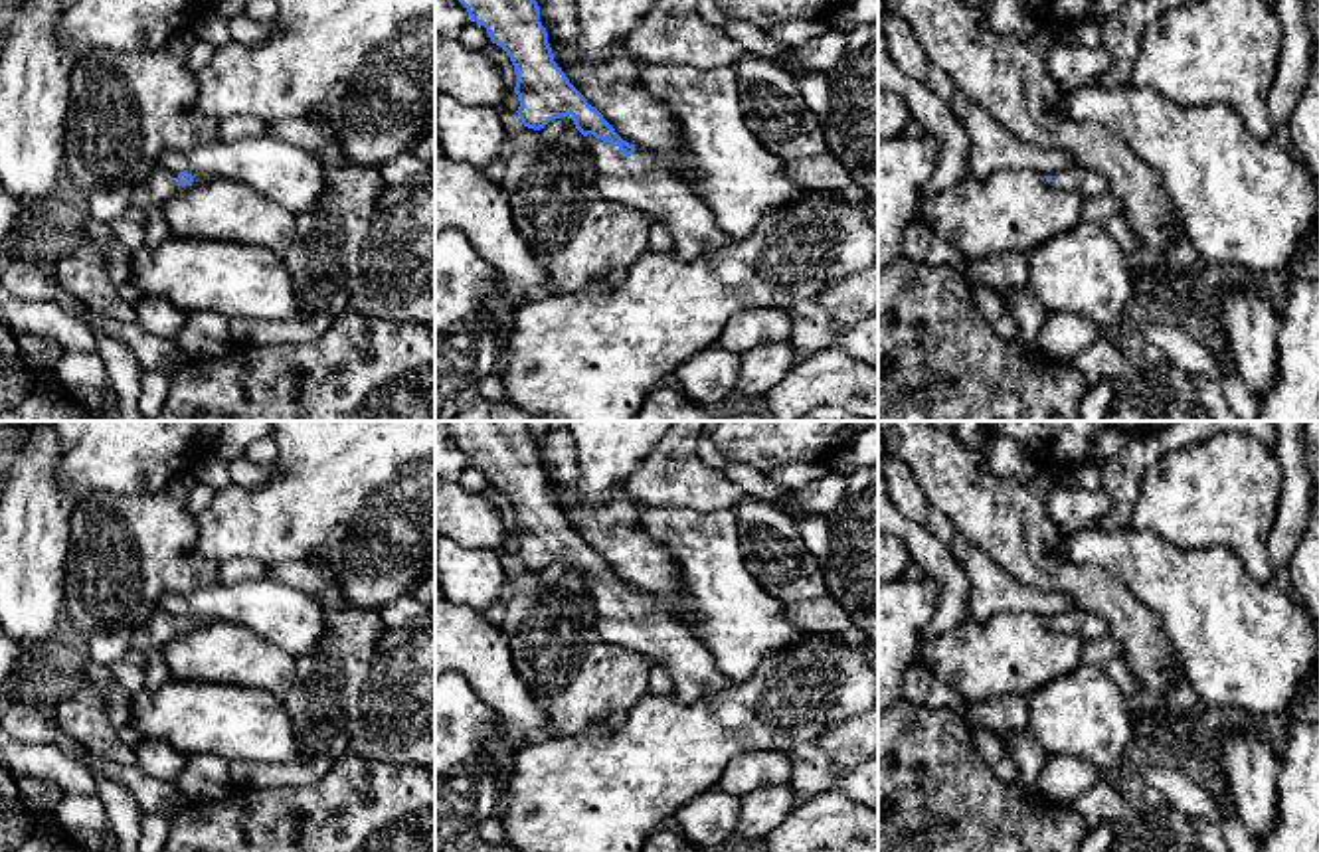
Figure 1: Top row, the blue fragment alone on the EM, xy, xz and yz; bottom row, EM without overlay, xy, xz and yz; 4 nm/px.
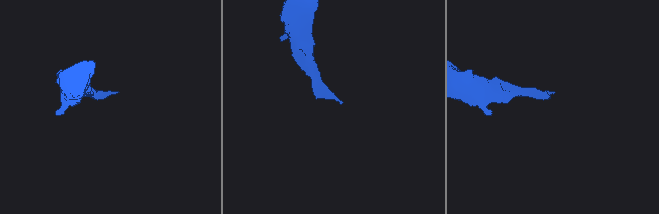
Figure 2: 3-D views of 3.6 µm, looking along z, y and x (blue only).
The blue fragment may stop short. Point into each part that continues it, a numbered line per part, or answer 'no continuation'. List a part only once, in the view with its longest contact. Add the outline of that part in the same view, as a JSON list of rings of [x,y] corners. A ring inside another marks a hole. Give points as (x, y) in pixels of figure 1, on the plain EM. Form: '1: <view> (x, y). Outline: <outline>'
1: xz (635, 623). Outline: [[[593,577],[583,581],[583,591],[595,607],[597,633],[662,666],[680,702],[698,702],[732,686],[690,629],[659,611],[651,595],[635,591],[625,599],[619,589]]]

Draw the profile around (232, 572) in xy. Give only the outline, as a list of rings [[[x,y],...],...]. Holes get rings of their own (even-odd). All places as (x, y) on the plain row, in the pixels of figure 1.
[[[225,559],[220,563],[220,583],[233,585],[245,579],[259,579],[269,575],[269,569],[253,559],[235,561]]]

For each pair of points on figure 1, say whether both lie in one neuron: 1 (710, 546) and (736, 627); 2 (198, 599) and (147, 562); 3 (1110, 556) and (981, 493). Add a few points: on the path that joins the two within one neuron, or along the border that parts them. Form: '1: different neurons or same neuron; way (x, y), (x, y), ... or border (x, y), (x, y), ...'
1: same neuron; way (710, 566), (728, 607)
2: different neurons; border (218, 580), (186, 594), (165, 594), (155, 609)
3: different neurons; border (1062, 530), (1060, 550), (1078, 564), (1094, 566)

